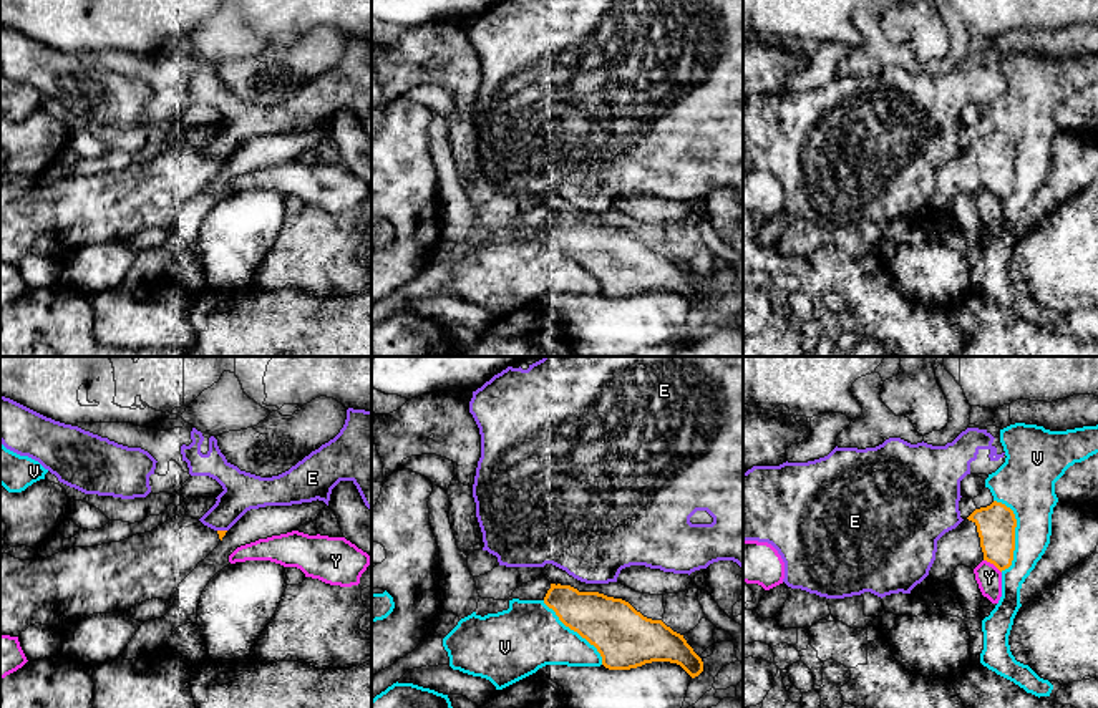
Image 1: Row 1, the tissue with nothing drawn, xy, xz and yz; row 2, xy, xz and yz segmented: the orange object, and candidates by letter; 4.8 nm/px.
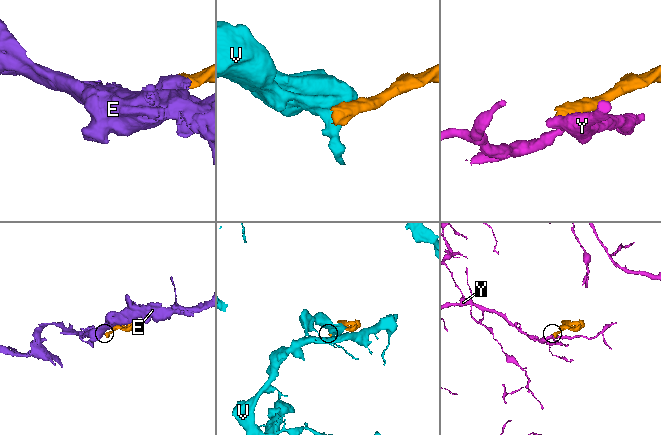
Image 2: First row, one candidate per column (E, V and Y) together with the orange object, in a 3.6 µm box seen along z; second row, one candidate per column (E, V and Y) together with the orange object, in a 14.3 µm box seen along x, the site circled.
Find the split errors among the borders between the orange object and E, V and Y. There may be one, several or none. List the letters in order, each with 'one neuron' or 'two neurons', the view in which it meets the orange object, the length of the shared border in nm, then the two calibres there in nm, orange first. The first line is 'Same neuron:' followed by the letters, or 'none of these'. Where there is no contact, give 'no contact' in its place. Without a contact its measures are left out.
Same neuron: none of these
E: two neurons | xy | 50 nm | 30/190 nm
V: two neurons | yz | 360 nm | 190/280 nm
Y: two neurons | yz | 110 nm | 190/120 nm

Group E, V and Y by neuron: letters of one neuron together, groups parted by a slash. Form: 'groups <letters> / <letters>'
groups E / V / Y

